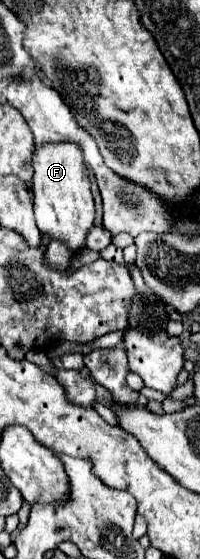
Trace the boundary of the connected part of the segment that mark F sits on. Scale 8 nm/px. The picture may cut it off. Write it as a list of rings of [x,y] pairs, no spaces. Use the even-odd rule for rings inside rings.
[[[75,143],[37,147],[33,169],[35,175],[31,179],[31,189],[35,193],[35,219],[41,235],[63,241],[73,253],[85,249],[87,233],[95,221],[95,207],[81,149]]]

